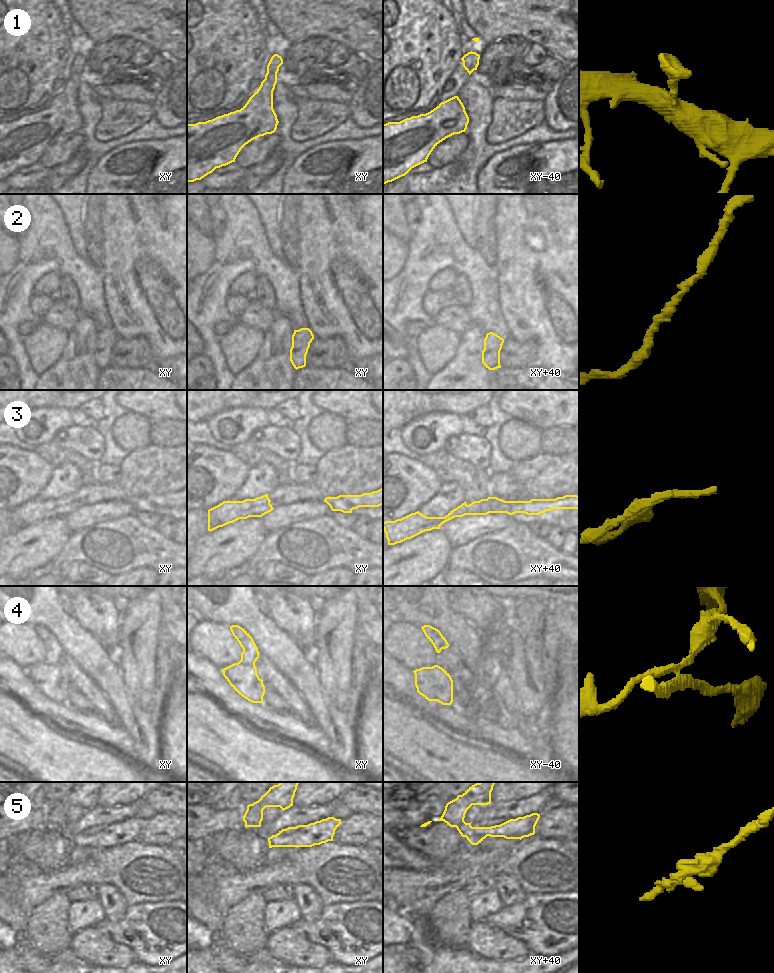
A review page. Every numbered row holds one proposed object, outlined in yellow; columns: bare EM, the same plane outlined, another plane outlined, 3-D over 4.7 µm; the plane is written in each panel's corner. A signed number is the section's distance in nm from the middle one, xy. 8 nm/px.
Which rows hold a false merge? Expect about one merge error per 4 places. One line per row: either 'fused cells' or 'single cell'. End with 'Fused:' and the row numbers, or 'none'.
1: single cell
2: single cell
3: fused cells
4: fused cells
5: single cell
Fused: 3, 4

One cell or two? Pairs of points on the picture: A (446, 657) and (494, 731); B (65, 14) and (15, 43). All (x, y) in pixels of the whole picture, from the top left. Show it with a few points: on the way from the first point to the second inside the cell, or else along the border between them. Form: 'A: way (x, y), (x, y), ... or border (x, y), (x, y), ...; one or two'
A: border (459, 708), (495, 719); two
B: border (56, 10), (62, 22), (68, 28); two

